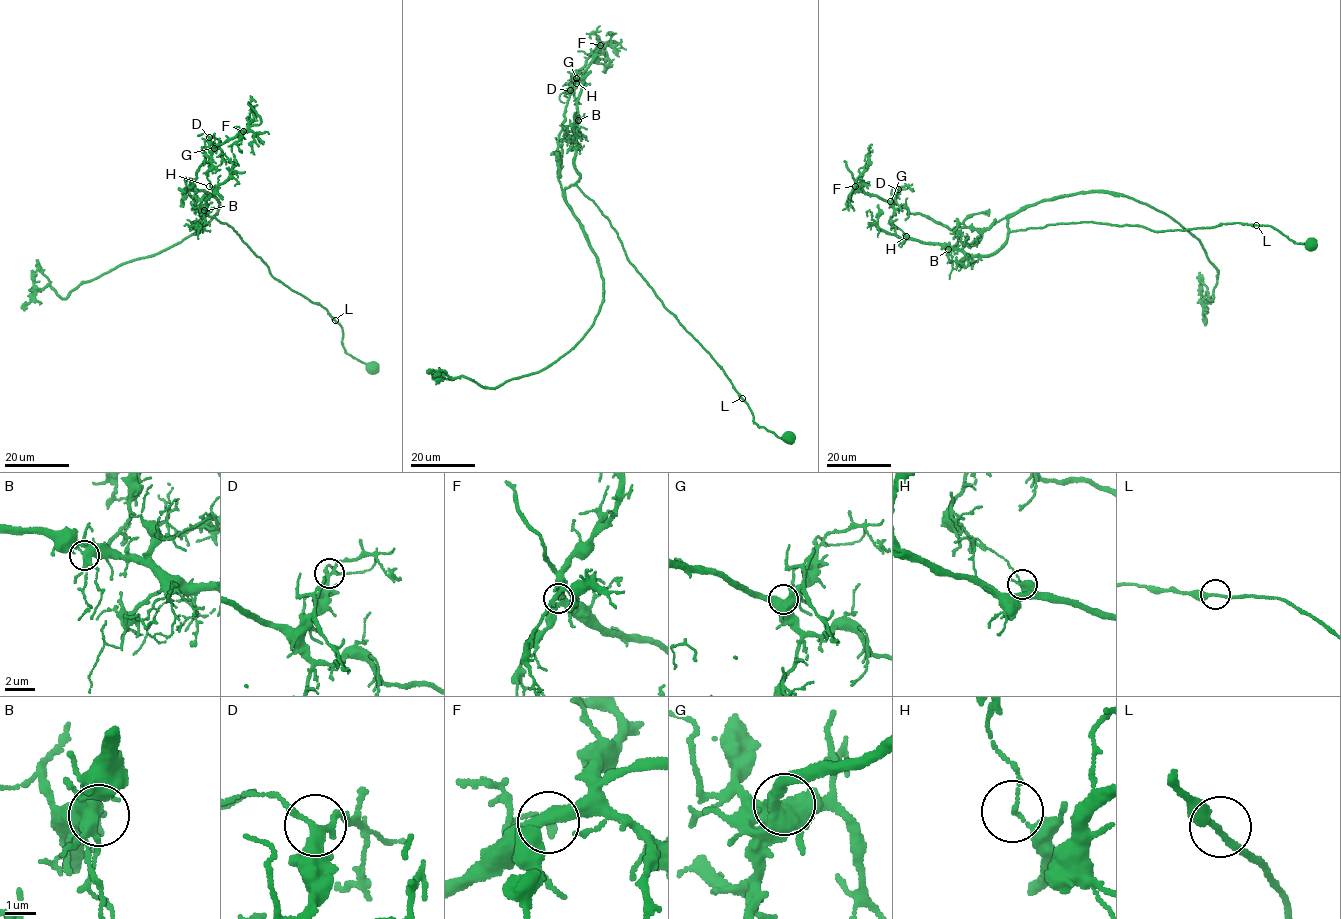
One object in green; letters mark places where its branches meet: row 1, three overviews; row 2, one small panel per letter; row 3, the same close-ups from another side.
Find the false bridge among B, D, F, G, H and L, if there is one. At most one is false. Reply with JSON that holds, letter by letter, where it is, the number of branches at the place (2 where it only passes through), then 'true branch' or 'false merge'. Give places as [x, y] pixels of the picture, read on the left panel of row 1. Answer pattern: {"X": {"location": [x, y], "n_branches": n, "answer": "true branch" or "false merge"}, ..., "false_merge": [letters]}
{"B": {"location": [204, 210], "n_branches": 6, "answer": "true branch"}, "D": {"location": [209, 137], "n_branches": 3, "answer": "true branch"}, "F": {"location": [243, 131], "n_branches": 3, "answer": "true branch"}, "G": {"location": [214, 148], "n_branches": 4, "answer": "true branch"}, "H": {"location": [209, 186], "n_branches": 2, "answer": "false merge"}, "L": {"location": [335, 320], "n_branches": 2, "answer": "true branch"}, "false_merge": ["H"]}

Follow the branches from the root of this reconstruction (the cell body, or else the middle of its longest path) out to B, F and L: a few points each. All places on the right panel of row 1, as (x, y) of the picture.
B: (1309, 245), (1263, 225), (1157, 232), (1090, 221), (1010, 231), (987, 255), (948, 249)
F: (1309, 245), (1263, 225), (1090, 221), (1010, 231), (993, 253), (965, 255), (911, 239), (888, 202), (855, 186)
L: (1309, 245), (1309, 242), (1295, 243), (1271, 226), (1256, 224)

